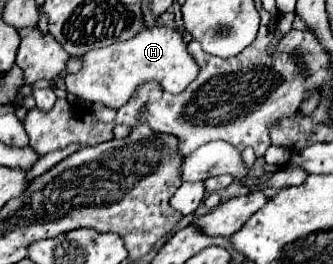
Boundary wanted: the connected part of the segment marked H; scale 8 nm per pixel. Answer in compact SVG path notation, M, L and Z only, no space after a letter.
M153 26L143 28L135 38L127 42L115 42L107 48L89 50L83 56L83 68L77 74L71 74L65 78L67 92L75 94L77 98L89 100L89 102L103 102L109 108L121 108L135 90L149 80L157 80L163 90L171 94L183 92L191 80L195 80L199 74L199 64L187 50L187 42L183 40L181 32L177 28L167 26Z

